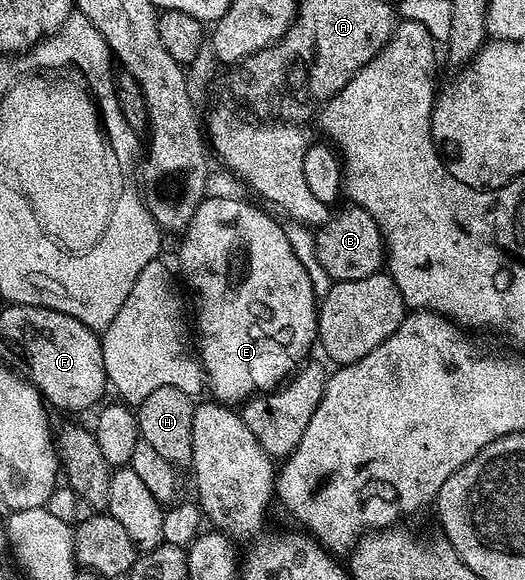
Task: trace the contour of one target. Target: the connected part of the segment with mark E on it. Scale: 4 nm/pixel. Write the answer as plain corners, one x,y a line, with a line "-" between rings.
209,194
201,200
193,209
193,216
183,229
185,237
181,240
181,272
185,275
185,284
193,291
193,304
197,307
197,324
195,320
195,344
199,349
199,359
201,368
205,371
208,391
213,391
218,401
236,402
244,401
252,394
261,394
266,390
273,390
278,387
306,359
305,351
309,347
314,347
317,340
317,310
319,307
318,297
315,295
311,279
307,270
299,258
295,256
295,251
291,250
291,245
286,234
281,229
278,221
273,221
264,207
256,203
248,204
248,199
237,199
235,197
221,197
218,194

